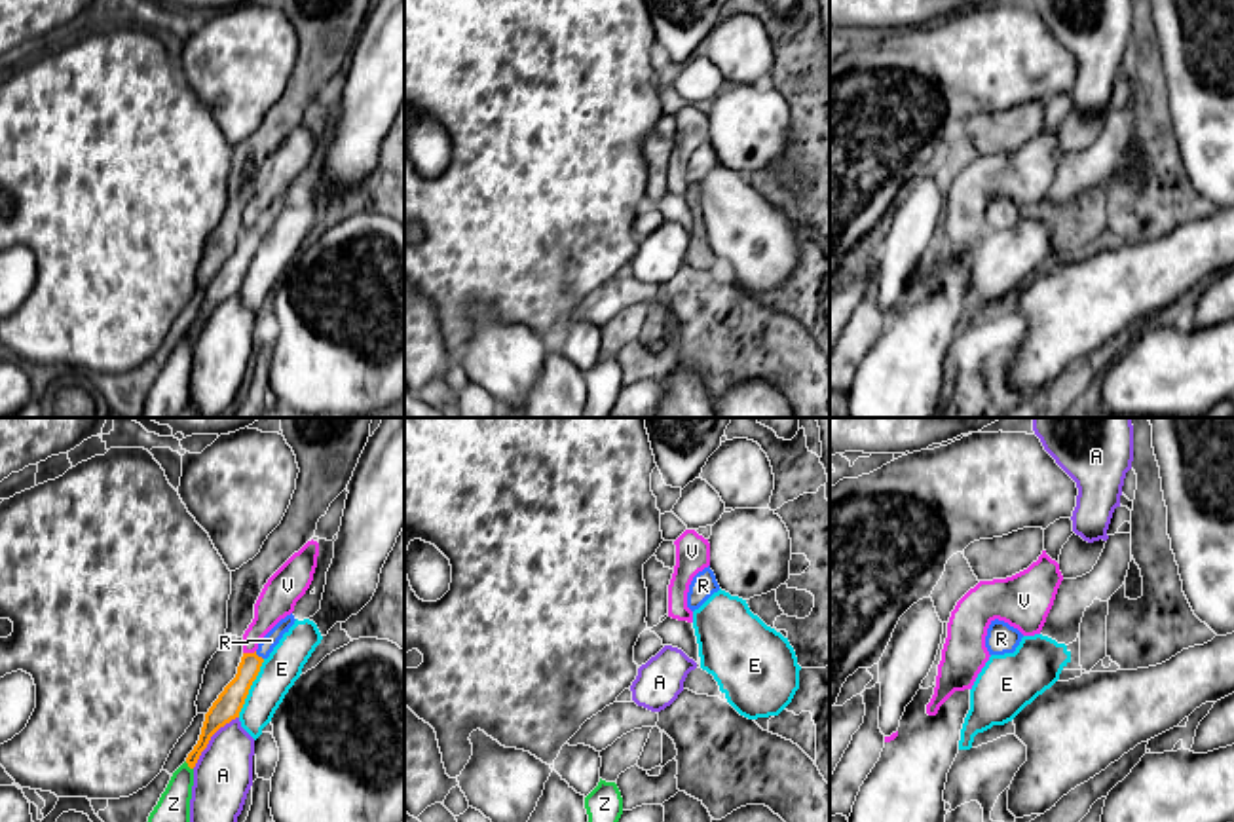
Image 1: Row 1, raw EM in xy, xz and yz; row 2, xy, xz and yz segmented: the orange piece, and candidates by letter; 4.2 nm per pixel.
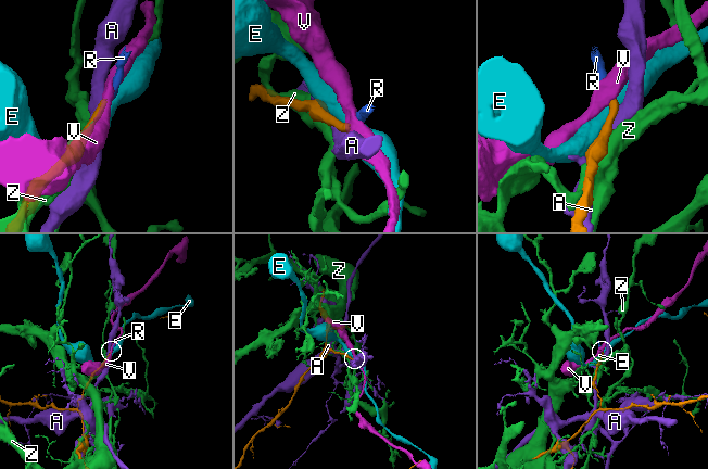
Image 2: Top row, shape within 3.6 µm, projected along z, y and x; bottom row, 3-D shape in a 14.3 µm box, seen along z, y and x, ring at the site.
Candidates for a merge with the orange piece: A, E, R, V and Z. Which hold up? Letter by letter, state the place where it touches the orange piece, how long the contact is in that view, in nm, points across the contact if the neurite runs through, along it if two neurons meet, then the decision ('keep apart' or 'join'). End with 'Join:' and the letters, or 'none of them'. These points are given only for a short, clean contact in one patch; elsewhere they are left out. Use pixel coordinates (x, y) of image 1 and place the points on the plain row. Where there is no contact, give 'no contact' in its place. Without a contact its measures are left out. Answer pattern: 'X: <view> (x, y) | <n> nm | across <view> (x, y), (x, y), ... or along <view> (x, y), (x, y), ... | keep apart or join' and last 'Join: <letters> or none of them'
A: xy (209, 314) | 300 nm | keep apart
E: xy (249, 262) | 280 nm | keep apart
R: xy (257, 230) | 50 nm | across xy (228, 280), (257, 230), (270, 215) | join
V: xy (249, 228) | 60 nm | along xy (255, 224), (243, 228) | keep apart
Z: xy (188, 340) | 50 nm | keep apart
Join: R

